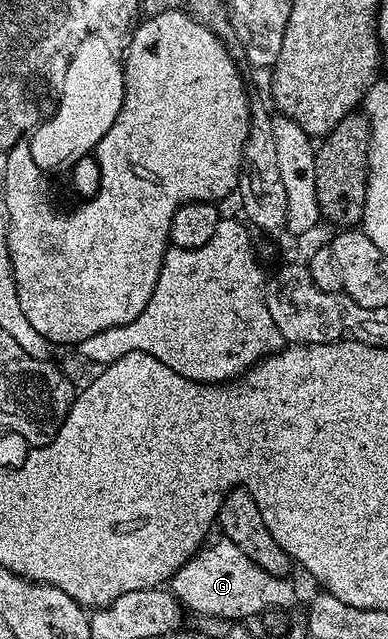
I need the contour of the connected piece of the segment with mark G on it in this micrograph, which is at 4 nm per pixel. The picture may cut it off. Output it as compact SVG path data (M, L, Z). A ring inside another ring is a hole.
M226 539L218 540L215 542L212 540L210 543L204 544L203 548L198 549L175 572L174 577L169 582L170 592L174 593L184 610L191 612L192 609L195 613L215 617L211 619L222 619L227 623L239 623L247 619L243 617L258 618L267 609L290 610L292 608L291 604L295 601L295 585L291 579L269 575L269 571L261 571L261 567L257 567L257 563L253 563L253 559L249 559L245 555L245 551L241 551L241 547L237 547L237 543Z

